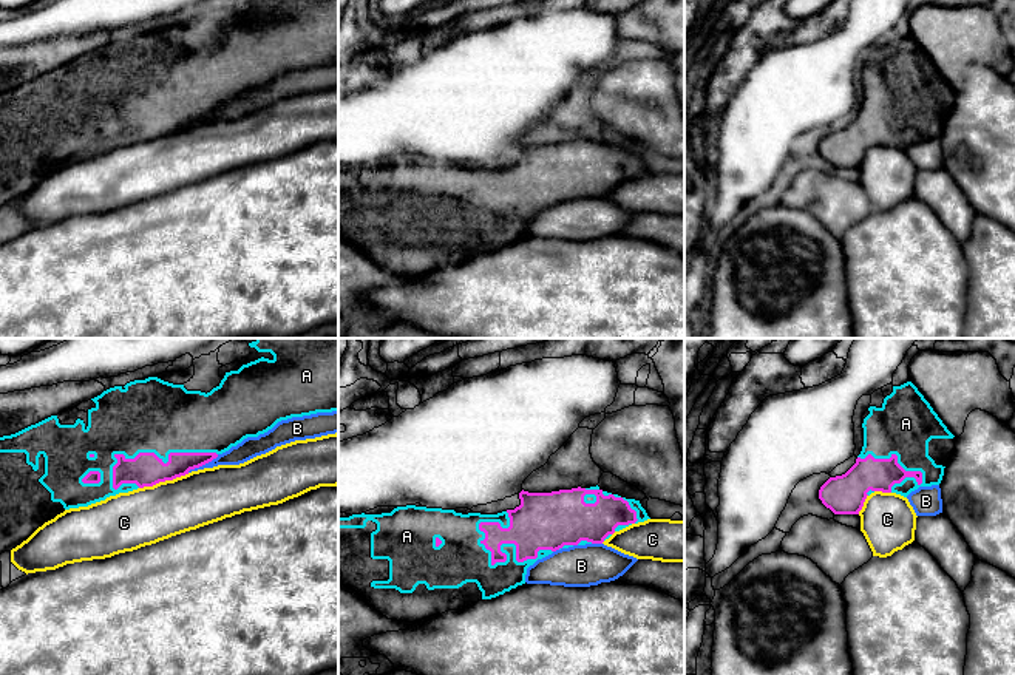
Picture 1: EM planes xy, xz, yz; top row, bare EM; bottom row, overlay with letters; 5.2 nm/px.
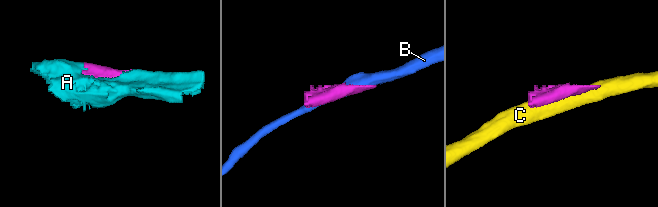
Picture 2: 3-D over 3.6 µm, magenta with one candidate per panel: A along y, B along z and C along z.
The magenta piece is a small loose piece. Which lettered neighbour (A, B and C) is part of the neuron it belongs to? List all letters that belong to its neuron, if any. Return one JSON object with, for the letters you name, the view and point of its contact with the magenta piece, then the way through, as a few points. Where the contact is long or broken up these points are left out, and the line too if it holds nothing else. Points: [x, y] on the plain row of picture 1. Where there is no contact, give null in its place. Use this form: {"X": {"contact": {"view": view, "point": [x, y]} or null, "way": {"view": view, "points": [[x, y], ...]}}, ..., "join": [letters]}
{"A": {"contact": {"view": "xz", "point": [501, 198]}}, "join": ["A"]}

